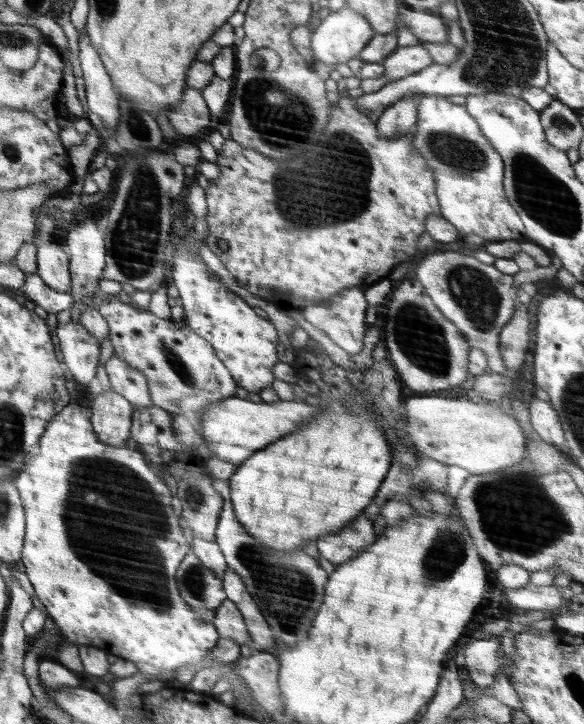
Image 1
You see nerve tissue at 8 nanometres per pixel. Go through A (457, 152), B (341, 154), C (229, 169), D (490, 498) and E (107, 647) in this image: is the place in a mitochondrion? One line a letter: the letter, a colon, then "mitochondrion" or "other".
A: mitochondrion
B: mitochondrion
C: other
D: mitochondrion
E: other

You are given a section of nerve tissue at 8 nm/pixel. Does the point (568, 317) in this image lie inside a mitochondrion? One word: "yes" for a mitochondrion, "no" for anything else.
no

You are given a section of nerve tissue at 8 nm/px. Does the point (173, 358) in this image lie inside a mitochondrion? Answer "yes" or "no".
yes

